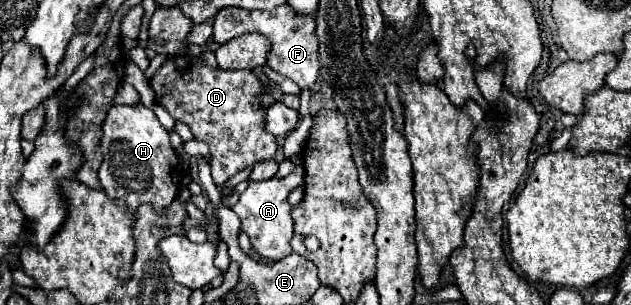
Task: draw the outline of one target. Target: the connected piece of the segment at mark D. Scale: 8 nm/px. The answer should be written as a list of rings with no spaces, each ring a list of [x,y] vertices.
[[[183,52],[169,56],[157,70],[149,86],[155,92],[155,102],[183,122],[193,132],[195,140],[207,142],[211,148],[211,176],[221,188],[239,170],[269,160],[277,152],[277,138],[265,130],[265,108],[259,96],[265,92],[261,80],[251,70],[221,70],[205,64],[203,56]]]

